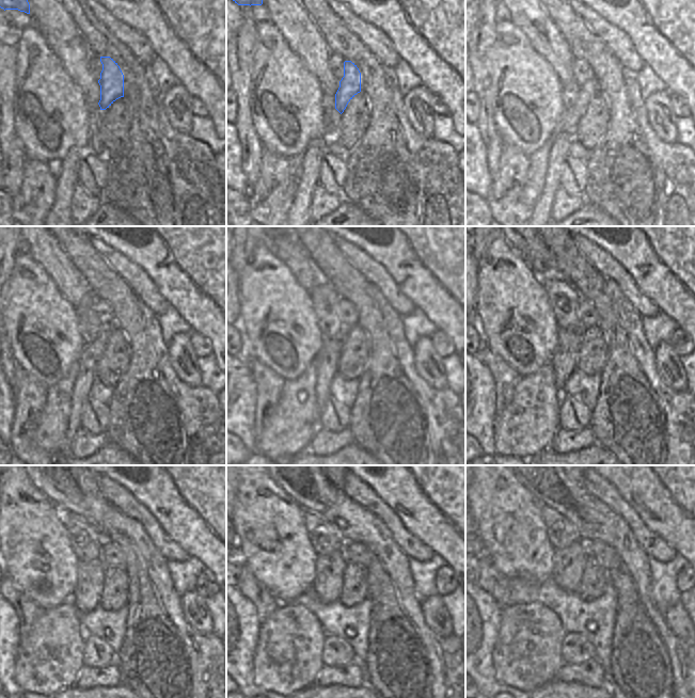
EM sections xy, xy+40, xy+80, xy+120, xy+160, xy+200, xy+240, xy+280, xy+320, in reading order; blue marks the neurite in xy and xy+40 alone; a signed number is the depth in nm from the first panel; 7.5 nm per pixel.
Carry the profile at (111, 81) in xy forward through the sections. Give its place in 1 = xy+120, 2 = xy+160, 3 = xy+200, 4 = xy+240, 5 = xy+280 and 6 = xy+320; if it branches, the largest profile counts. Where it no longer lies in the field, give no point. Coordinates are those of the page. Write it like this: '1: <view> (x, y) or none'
1: xy+120 (52, 424)
2: xy+160 (288, 429)
3: xy+200 (526, 427)
4: xy+240 (49, 660)
5: xy+280 (288, 656)
6: xy+320 (527, 654)

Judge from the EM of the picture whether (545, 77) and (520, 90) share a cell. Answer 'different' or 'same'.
same

